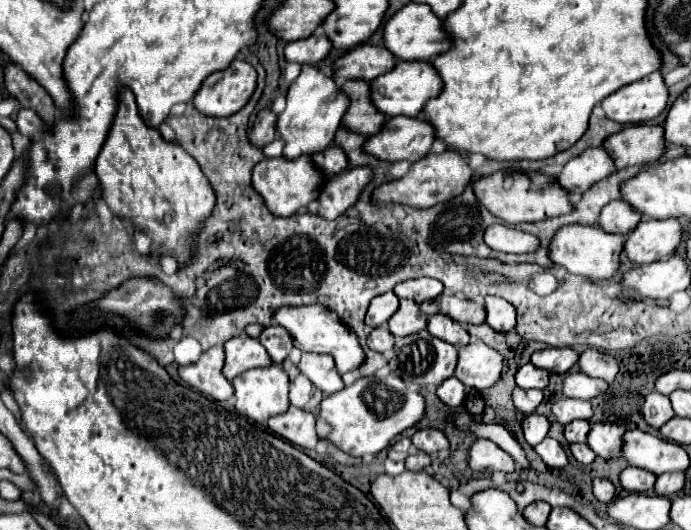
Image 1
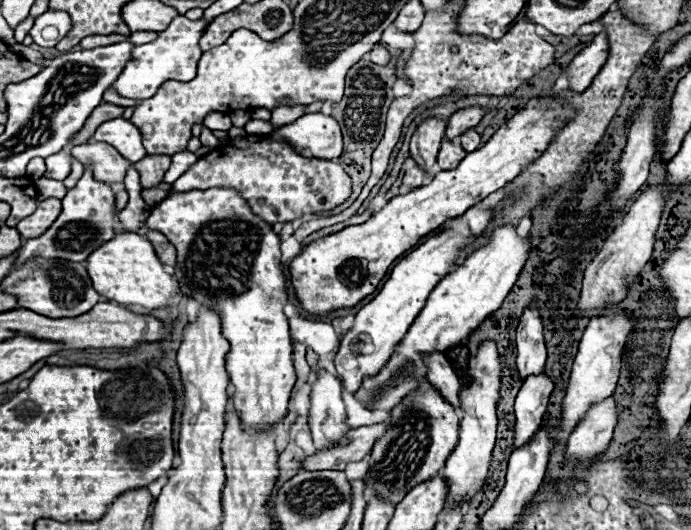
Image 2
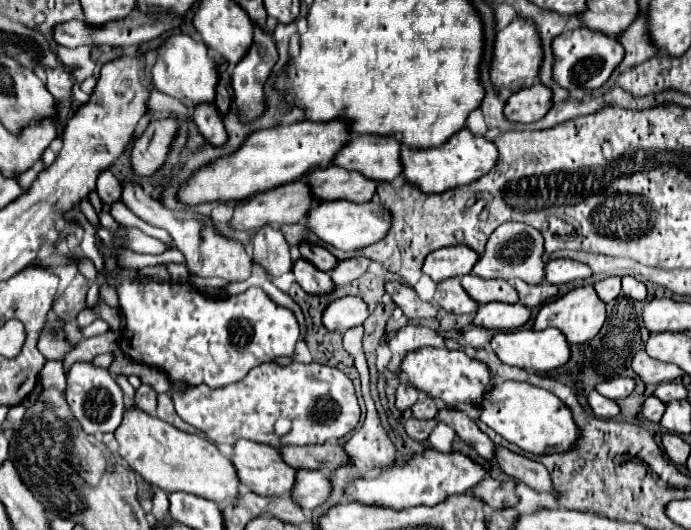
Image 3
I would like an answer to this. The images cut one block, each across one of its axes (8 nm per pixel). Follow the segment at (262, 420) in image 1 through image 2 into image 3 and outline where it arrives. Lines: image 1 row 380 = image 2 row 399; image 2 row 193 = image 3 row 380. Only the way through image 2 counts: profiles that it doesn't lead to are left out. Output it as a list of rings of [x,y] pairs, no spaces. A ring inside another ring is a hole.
[[[134,278],[124,280],[116,290],[120,298],[120,310],[126,316],[126,330],[120,338],[120,350],[140,364],[164,370],[170,380],[182,384],[208,384],[218,388],[238,382],[262,362],[270,362],[278,356],[292,356],[300,338],[294,314],[274,304],[262,288],[248,288],[242,294],[226,298],[210,298],[204,292],[194,290],[190,284]]]

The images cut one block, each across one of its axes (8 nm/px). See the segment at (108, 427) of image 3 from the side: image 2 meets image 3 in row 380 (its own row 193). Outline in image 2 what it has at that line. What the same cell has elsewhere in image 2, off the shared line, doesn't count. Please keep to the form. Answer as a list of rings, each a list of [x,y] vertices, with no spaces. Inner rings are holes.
[[[88,166],[84,170],[82,178],[76,182],[76,186],[70,188],[68,194],[62,198],[62,212],[56,218],[56,222],[42,236],[24,242],[14,266],[20,266],[28,258],[34,258],[34,256],[84,262],[96,248],[100,248],[100,244],[106,244],[108,240],[112,240],[112,236],[116,236],[116,232],[114,232],[116,220],[118,220],[116,194],[114,194],[112,186],[106,182],[94,180],[92,168]]]

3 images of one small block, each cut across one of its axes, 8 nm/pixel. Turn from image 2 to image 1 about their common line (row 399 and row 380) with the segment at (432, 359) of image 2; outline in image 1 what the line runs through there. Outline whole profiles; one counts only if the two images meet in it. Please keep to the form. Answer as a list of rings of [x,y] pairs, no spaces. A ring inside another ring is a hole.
[[[450,376],[448,380],[444,380],[438,386],[436,394],[448,406],[462,406],[464,404],[464,398],[466,398],[466,388],[462,386],[462,382],[458,382],[454,376]]]

